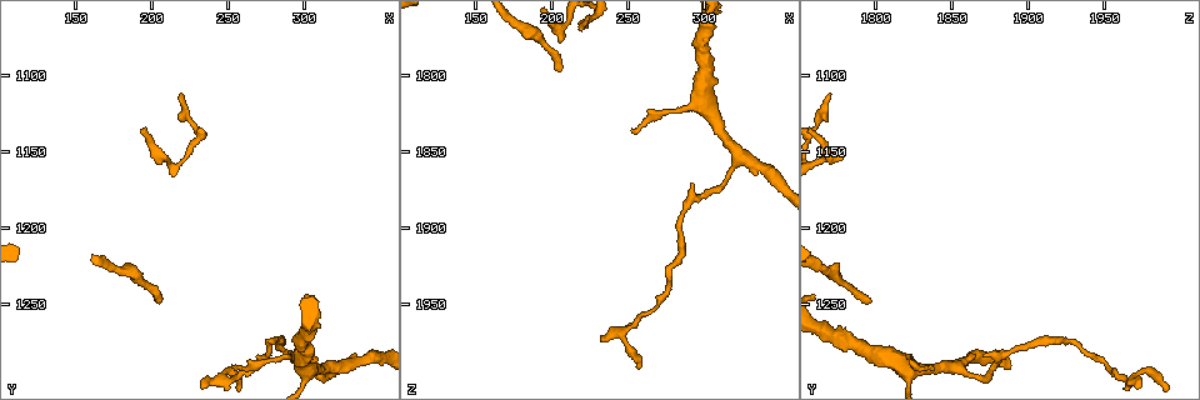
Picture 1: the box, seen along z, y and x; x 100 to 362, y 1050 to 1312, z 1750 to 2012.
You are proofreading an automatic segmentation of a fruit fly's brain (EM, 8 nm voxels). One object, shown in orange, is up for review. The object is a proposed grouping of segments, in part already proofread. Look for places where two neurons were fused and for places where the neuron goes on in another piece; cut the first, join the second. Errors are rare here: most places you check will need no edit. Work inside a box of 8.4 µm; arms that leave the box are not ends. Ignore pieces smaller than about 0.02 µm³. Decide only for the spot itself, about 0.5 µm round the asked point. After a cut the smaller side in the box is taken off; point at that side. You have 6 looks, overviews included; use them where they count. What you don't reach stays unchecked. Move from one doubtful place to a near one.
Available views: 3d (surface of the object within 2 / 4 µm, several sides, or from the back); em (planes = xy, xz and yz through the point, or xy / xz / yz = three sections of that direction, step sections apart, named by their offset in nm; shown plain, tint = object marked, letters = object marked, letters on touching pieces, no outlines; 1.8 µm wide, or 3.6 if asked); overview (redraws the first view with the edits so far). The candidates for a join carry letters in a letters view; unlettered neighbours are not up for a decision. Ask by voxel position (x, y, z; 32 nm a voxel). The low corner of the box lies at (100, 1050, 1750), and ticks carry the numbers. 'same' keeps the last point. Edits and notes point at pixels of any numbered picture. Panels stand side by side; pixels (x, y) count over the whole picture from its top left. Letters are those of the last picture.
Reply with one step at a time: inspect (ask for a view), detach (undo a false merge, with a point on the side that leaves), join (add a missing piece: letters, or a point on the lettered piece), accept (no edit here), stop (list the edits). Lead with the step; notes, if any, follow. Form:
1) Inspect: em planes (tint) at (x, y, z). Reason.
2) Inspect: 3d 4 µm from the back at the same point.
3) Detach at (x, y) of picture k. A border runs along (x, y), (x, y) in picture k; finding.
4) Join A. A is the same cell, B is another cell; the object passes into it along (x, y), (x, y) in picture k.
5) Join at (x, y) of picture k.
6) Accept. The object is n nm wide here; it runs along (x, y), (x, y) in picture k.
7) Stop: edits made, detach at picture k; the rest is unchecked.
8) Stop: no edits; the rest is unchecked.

Inspect: 3d 2 µm at (252, 1290, 1836). An open end.

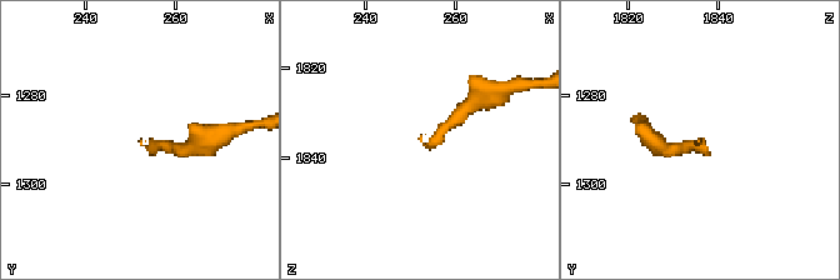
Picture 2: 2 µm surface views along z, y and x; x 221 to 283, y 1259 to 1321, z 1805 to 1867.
Inspect: em xy step 16 (letters) at (252, 1291, 1837). Shape alone is not enough.

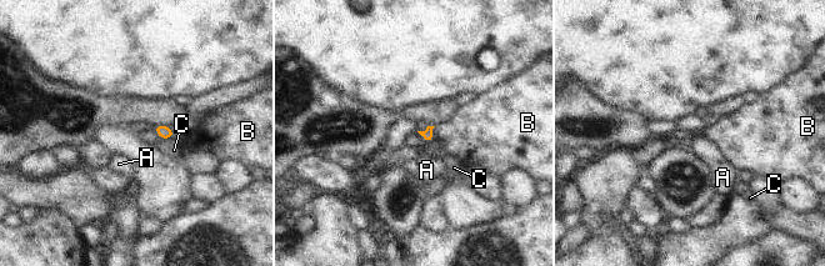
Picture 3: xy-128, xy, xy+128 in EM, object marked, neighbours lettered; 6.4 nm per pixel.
Inspect: em planes (letters) at the same point. Another direction.

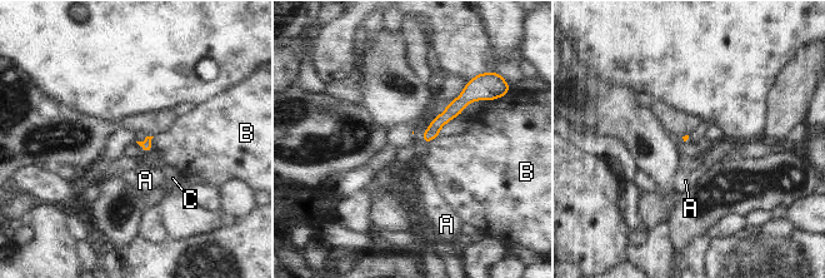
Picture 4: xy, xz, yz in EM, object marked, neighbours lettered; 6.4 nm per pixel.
Accept. A, B and C are other cells; a border runs along (154, 137), (151, 139), (151, 149) in picture 4; no lettered piece goes on from it.

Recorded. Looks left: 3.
Inspect: em planes (letters) at (322, 1292, 1852). Calibre changes.

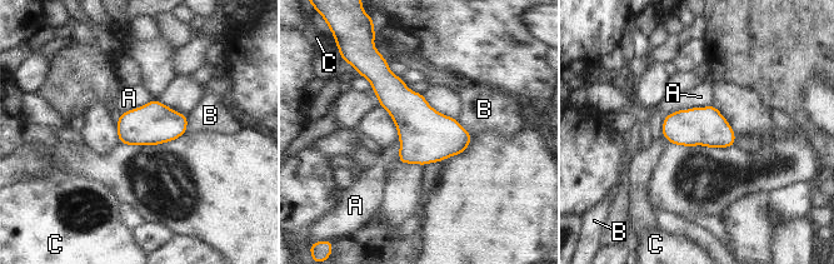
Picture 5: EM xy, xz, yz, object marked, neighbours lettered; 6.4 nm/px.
Accept. A, B and C are other cells; all the same neuron.

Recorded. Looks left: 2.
Stop: no edits; the rest is unchecked.

